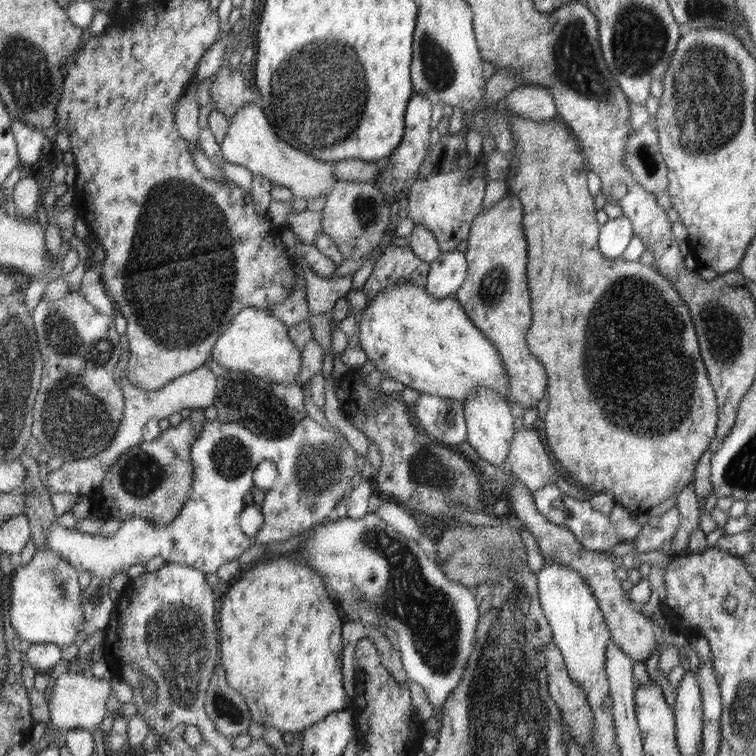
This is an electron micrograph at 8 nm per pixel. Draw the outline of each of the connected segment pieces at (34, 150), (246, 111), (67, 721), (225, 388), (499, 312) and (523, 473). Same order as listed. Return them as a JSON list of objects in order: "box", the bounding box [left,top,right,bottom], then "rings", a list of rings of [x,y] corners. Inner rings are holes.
[{"box":[10,118,48,168],"rings":[[[18,118],[12,120],[10,130],[17,142],[18,158],[22,162],[22,168],[32,166],[42,154],[42,146],[48,138],[47,133],[18,120]]]},{"box":[219,99,339,200],"rings":[[[262,99],[244,105],[234,117],[229,118],[228,131],[224,139],[219,141],[224,159],[232,164],[245,166],[253,175],[268,177],[272,184],[284,186],[295,197],[312,200],[319,196],[327,198],[328,193],[335,188],[339,178],[336,175],[334,163],[322,162],[303,150],[298,150],[291,143],[284,142],[274,129],[274,124],[263,110]]]},{"box":[47,673,110,733],"rings":[[[62,673],[56,680],[50,695],[48,696],[47,706],[51,716],[54,729],[63,733],[76,729],[94,732],[96,726],[104,720],[106,716],[106,698],[110,696],[110,682],[98,680],[82,673]]]},{"box":[216,369,307,438],"rings":[[[226,369],[223,376],[218,377],[218,400],[216,406],[218,407],[219,422],[234,422],[241,426],[247,427],[255,434],[263,435],[266,438],[282,438],[295,430],[295,427],[307,417],[304,409],[304,390],[300,383],[280,384],[262,380],[250,374],[250,372],[235,371]]]},{"box":[454,194,548,414],"rings":[[[508,194],[475,218],[465,253],[466,279],[454,295],[470,316],[471,322],[496,346],[509,375],[508,398],[519,414],[537,406],[544,398],[548,385],[545,368],[527,346],[533,310],[526,284],[527,235],[523,227],[523,213],[520,199],[514,194]]]},{"box":[507,428,558,491],"rings":[[[522,428],[517,430],[515,435],[515,442],[512,444],[511,454],[507,461],[514,476],[532,491],[550,483],[555,484],[552,480],[554,480],[554,474],[558,474],[558,472],[552,464],[552,454],[546,450],[538,432],[534,428]]]}]

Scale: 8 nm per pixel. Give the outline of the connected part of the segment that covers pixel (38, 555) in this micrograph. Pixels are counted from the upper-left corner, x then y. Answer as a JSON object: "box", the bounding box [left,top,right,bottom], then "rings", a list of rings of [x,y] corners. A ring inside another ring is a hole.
{"box":[11,548,84,648],"rings":[[[46,548],[40,551],[29,551],[28,564],[15,568],[12,580],[11,625],[20,638],[32,644],[54,643],[60,648],[67,647],[76,640],[76,632],[84,622],[80,608],[78,572],[63,555]]]}

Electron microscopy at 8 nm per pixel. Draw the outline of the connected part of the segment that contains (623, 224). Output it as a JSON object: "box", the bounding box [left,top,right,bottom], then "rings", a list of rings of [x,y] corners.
{"box":[599,215,634,259],"rings":[[[622,215],[608,219],[599,232],[600,250],[609,259],[620,259],[634,234],[632,221],[628,217]]]}

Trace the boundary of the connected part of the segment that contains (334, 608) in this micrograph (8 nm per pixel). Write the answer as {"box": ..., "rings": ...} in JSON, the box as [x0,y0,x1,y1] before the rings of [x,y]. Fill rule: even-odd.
{"box":[220,556,351,733],"rings":[[[281,556],[278,560],[272,560],[268,564],[260,564],[251,568],[244,576],[240,576],[240,580],[232,585],[228,590],[222,608],[220,608],[220,663],[228,666],[227,681],[234,690],[240,690],[240,694],[244,694],[244,698],[248,698],[248,706],[251,707],[252,718],[272,728],[278,728],[282,733],[292,732],[300,733],[304,729],[311,728],[312,725],[324,718],[331,716],[332,713],[349,710],[351,706],[348,693],[344,689],[342,683],[342,618],[338,614],[338,603],[328,594],[327,585],[324,582],[323,575],[316,573],[310,566],[303,565],[294,557]]]}

